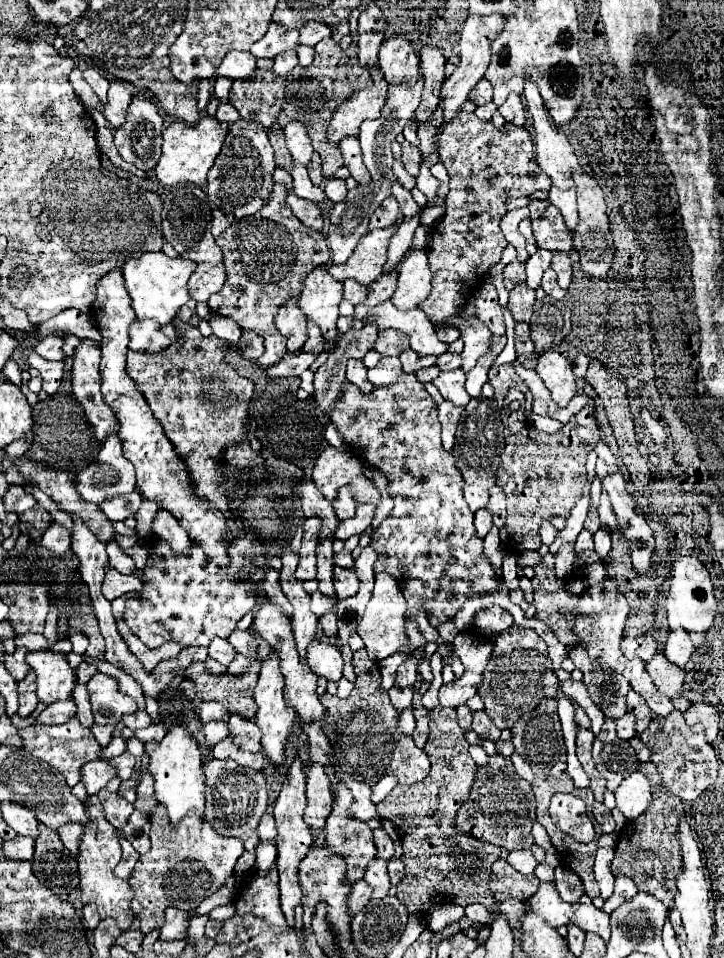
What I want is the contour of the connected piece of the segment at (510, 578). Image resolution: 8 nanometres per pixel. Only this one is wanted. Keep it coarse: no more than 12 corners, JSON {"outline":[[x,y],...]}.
{"outline":[[510,554],[502,562],[502,578],[508,590],[518,588],[516,556]]}

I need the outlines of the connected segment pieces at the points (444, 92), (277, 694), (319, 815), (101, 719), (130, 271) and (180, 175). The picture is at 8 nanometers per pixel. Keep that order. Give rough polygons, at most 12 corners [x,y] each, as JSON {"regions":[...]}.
{"regions":[[[470,16],[460,64],[440,90],[442,126],[450,124],[490,64],[502,16]],[[276,652],[262,660],[254,688],[262,750],[272,764],[284,760],[294,708],[282,694]],[[312,762],[304,820],[324,828],[332,812],[332,786],[324,766]],[[96,672],[86,688],[94,720],[118,724],[136,710],[108,674]],[[144,252],[122,266],[140,320],[172,322],[196,264]],[[170,124],[154,168],[166,186],[204,188],[228,124]]]}

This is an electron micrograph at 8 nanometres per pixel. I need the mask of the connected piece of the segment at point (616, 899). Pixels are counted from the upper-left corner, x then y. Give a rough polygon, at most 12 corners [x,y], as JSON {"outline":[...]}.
{"outline":[[616,874],[614,894],[600,908],[610,914],[636,896],[636,886],[628,876]]}

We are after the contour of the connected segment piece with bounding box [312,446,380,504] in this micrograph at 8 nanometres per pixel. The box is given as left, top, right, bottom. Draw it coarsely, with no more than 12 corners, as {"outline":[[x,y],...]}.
{"outline":[[328,446],[318,456],[312,480],[334,502],[350,486],[359,503],[379,504],[360,460]]}

